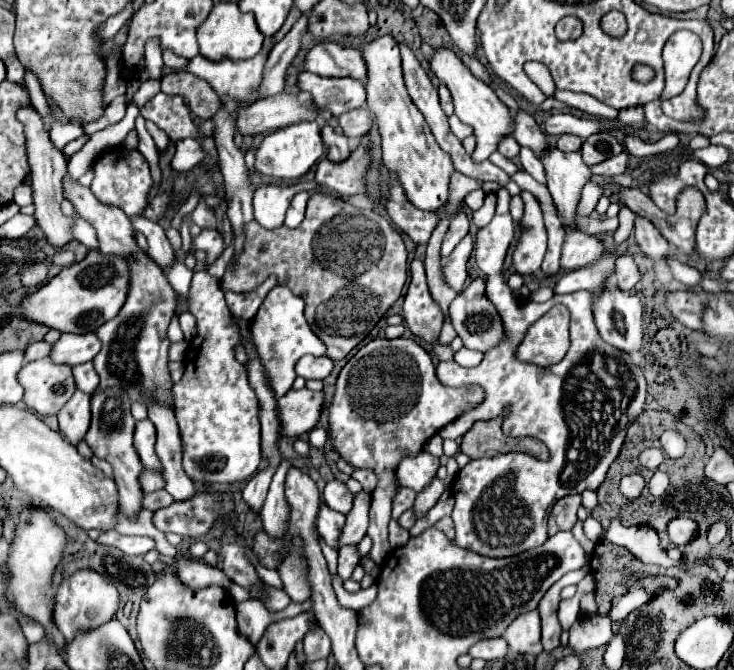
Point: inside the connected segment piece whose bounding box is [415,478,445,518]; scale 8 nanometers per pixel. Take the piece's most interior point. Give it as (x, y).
(430, 494)

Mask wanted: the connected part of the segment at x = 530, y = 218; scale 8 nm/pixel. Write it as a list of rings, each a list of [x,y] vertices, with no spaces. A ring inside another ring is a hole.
[[[523,192],[521,198],[525,204],[521,224],[527,226],[527,232],[521,234],[519,244],[513,252],[513,266],[519,274],[533,274],[541,268],[543,254],[547,250],[547,230],[543,222],[543,210],[537,198],[529,192]]]

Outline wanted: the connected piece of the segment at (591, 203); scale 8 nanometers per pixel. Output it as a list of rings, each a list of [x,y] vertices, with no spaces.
[[[587,182],[587,184],[583,186],[581,200],[579,200],[579,204],[577,204],[577,214],[579,214],[579,216],[589,216],[589,214],[593,212],[593,208],[595,208],[597,200],[601,198],[601,194],[603,194],[603,188],[601,188],[599,184]]]

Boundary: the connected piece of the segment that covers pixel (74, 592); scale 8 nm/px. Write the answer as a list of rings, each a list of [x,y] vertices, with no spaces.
[[[83,568],[75,572],[73,576],[67,576],[57,592],[55,592],[55,608],[53,608],[53,622],[59,628],[59,632],[65,636],[65,640],[71,640],[79,628],[97,628],[97,624],[103,624],[103,620],[111,620],[119,608],[117,588],[109,584],[103,576],[99,576],[91,568]]]

